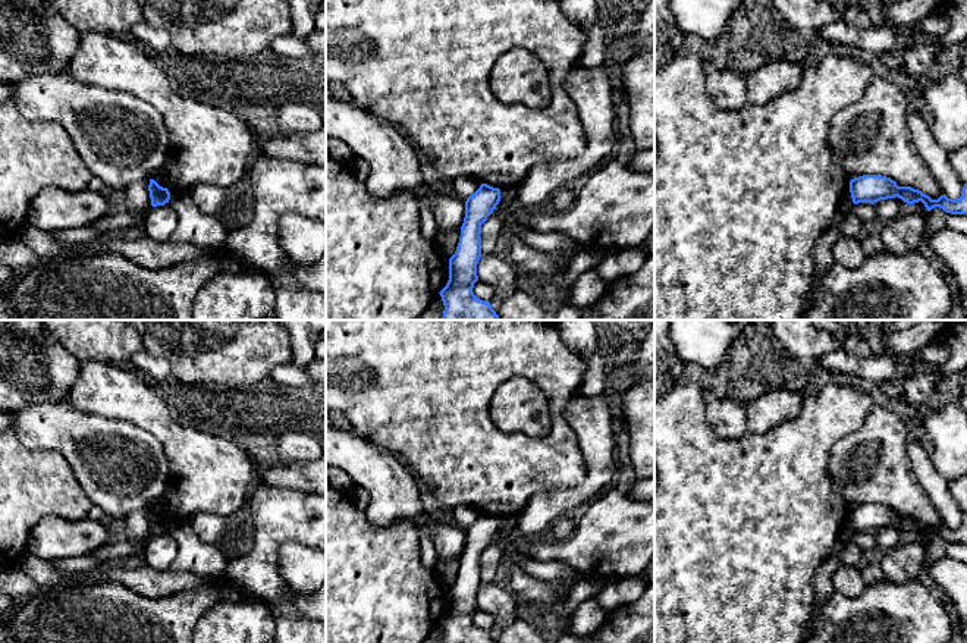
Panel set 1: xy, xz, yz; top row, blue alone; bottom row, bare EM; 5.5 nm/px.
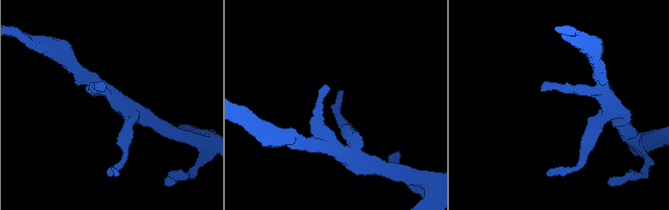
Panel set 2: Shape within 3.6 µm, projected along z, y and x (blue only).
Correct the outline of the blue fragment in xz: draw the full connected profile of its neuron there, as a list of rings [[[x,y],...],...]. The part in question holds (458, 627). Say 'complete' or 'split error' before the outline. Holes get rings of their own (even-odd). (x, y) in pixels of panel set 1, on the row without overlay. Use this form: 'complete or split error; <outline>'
complete; [[[487,512],[465,530],[465,546],[455,583],[449,587],[449,609],[439,621],[445,634],[443,643],[496,643],[490,631],[472,621],[478,609],[477,593],[481,586],[481,553],[500,530],[500,518]]]

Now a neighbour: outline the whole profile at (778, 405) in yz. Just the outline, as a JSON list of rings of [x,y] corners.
[[[772,389],[745,405],[748,432],[763,435],[775,426],[795,418],[801,411],[803,393]]]

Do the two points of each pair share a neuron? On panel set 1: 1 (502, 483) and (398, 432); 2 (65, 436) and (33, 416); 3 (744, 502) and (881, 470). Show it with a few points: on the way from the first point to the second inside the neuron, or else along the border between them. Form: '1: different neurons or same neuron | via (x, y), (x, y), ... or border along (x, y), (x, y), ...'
1: same neuron | via (476, 464), (464, 458), (438, 432), (424, 432)
2: same neuron | via (57, 429), (40, 423)
3: different neurons | border along (832, 447), (829, 458), (831, 483), (850, 508)

